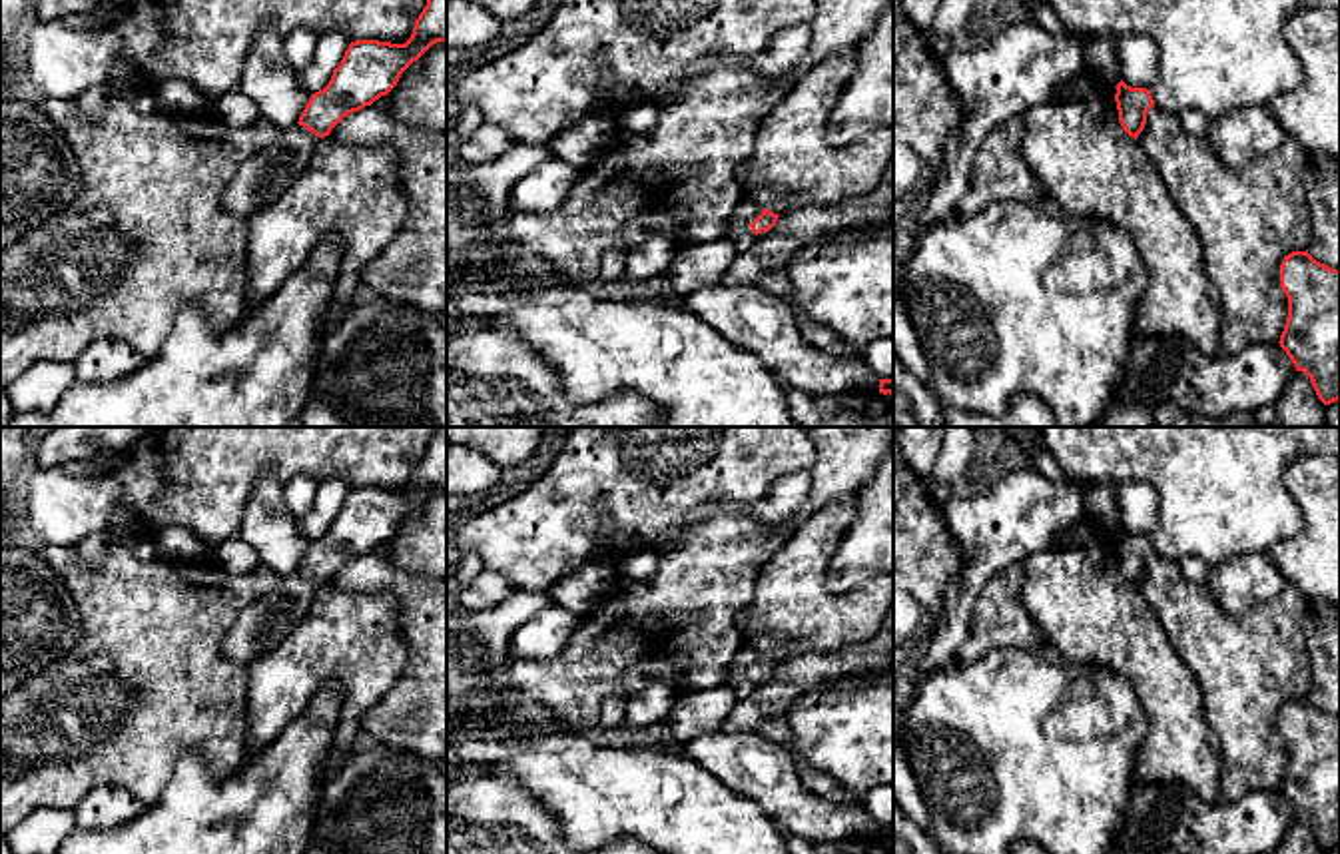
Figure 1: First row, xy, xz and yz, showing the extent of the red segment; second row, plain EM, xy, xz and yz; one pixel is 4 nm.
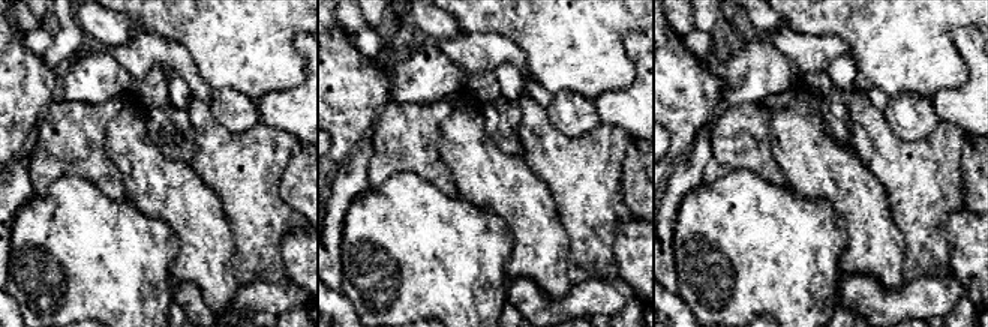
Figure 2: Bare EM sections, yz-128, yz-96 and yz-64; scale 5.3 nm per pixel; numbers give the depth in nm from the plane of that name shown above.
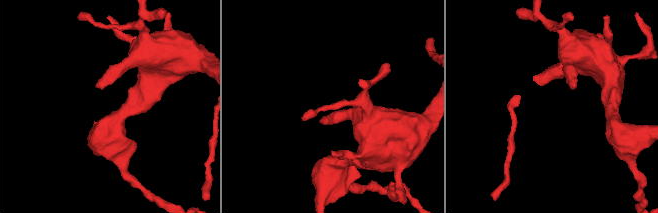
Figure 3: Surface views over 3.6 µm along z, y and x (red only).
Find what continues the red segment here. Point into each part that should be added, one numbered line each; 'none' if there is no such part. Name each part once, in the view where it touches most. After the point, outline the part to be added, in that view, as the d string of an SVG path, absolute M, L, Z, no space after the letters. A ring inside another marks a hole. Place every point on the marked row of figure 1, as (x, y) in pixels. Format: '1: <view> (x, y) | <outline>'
1: xz (740, 234) | M742 200L736 206L736 210L730 217L730 227L722 235L736 245L738 253L748 249L754 243L756 233L752 231L750 223L760 214L762 214L762 210L752 202Z

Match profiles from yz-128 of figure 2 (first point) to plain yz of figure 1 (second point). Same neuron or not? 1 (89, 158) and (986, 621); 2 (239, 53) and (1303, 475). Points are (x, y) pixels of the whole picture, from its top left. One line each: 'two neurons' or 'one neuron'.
1: one neuron
2: two neurons

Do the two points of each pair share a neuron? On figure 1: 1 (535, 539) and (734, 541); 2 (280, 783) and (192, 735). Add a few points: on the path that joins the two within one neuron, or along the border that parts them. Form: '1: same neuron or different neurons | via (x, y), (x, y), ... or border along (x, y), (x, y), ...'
1: different neurons | border along (698, 519), (651, 547)
2: different neurons | border along (196, 751), (216, 777), (230, 775), (248, 757)

